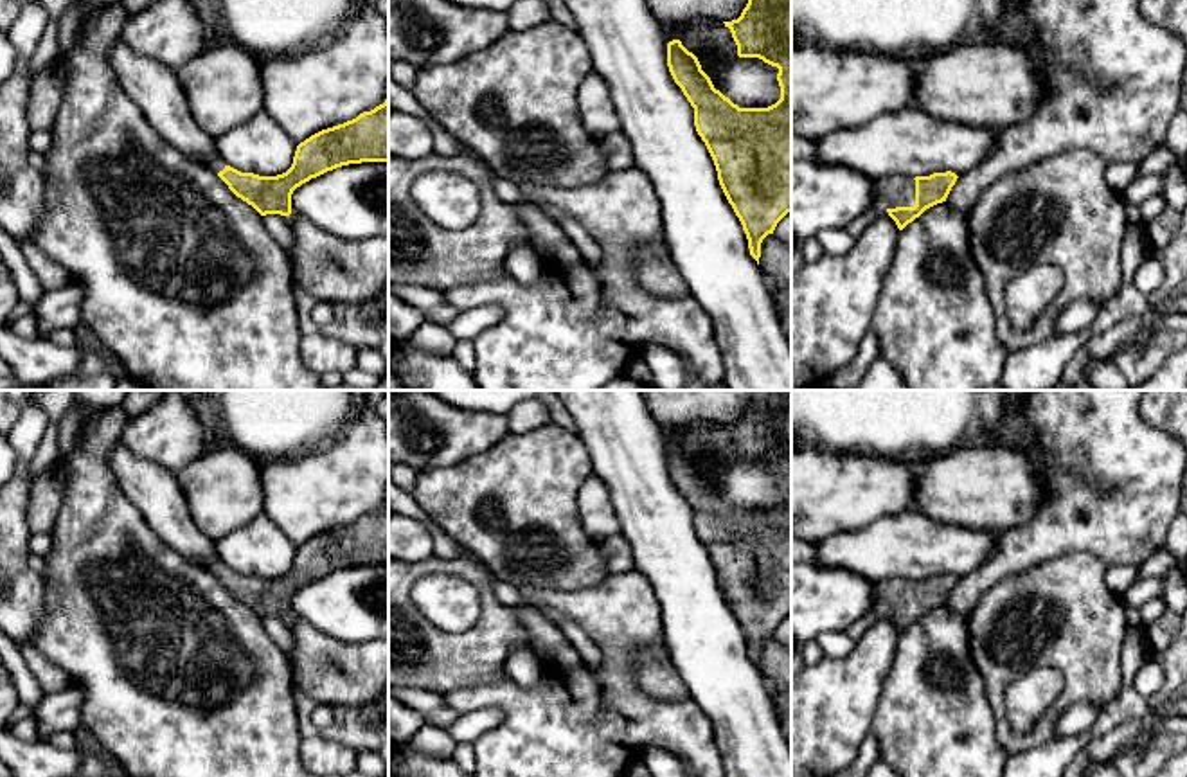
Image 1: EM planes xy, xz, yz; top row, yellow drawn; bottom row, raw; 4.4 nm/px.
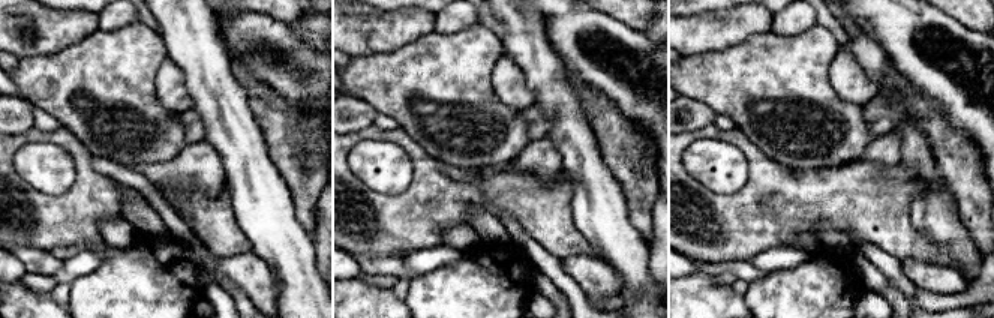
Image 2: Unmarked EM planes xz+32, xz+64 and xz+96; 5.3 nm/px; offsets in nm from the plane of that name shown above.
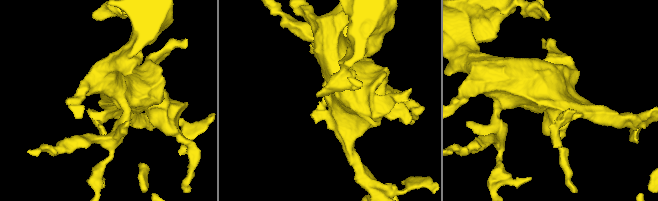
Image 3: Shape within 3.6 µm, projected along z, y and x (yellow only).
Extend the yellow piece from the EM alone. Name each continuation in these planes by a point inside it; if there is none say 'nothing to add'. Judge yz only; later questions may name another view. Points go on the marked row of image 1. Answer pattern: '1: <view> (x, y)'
1: yz (896, 191)

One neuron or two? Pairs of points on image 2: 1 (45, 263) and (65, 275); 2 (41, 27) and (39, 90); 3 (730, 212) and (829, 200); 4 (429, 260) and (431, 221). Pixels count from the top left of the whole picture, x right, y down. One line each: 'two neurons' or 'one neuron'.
1: two neurons
2: two neurons
3: one neuron
4: two neurons

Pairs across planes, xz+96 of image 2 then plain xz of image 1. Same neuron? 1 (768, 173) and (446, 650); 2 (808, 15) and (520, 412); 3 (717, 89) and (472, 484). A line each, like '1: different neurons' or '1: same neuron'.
1: same neuron
2: same neuron
3: same neuron

